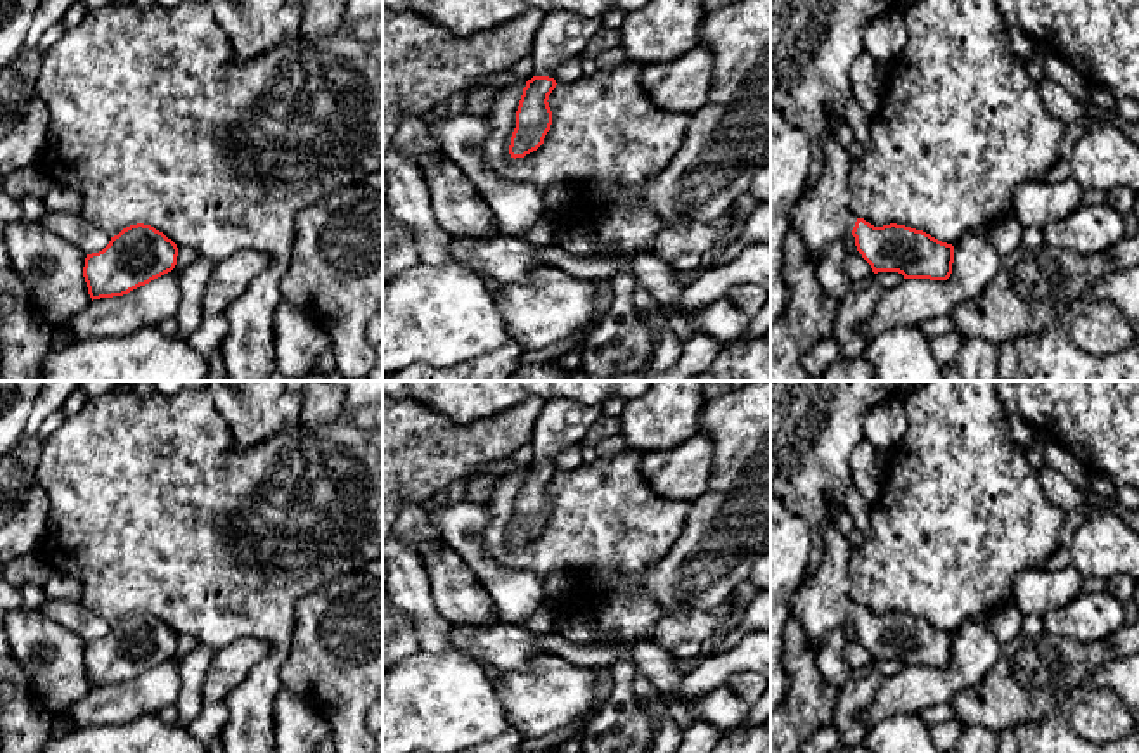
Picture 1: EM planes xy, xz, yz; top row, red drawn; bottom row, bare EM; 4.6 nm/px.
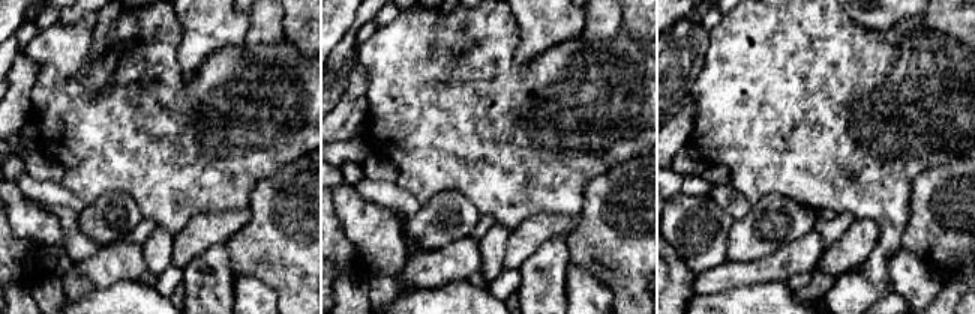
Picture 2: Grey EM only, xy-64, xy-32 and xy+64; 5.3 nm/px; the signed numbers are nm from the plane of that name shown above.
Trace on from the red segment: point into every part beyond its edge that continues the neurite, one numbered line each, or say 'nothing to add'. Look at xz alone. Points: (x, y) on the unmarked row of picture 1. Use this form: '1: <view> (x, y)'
1: xz (563, 423)

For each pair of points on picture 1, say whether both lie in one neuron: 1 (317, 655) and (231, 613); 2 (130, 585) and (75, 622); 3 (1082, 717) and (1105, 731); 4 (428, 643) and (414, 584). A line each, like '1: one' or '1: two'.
1: two
2: two
3: one
4: one

